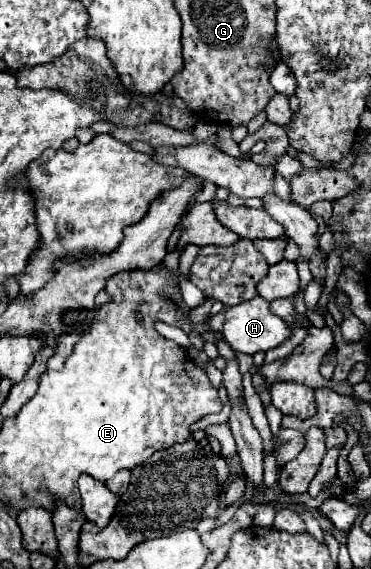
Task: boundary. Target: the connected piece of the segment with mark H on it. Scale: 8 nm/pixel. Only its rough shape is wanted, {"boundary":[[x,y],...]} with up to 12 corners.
{"boundary":[[261,297],[227,307],[221,333],[233,351],[255,355],[291,329]]}

